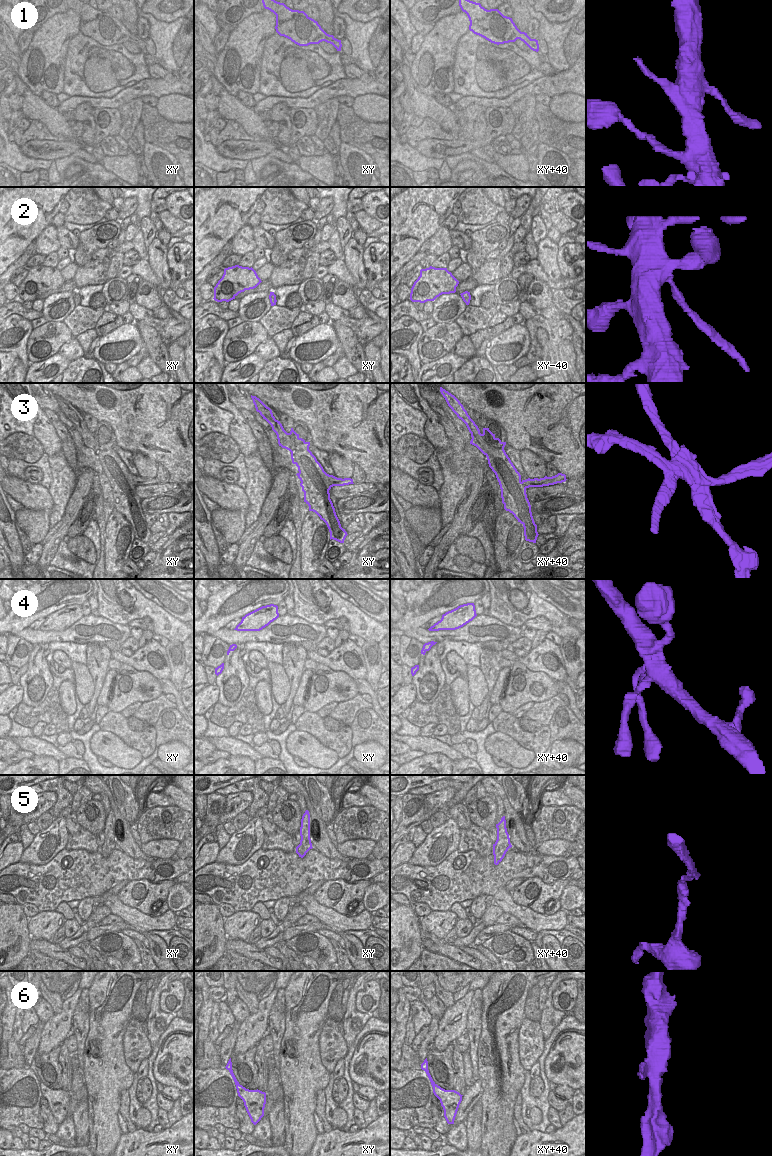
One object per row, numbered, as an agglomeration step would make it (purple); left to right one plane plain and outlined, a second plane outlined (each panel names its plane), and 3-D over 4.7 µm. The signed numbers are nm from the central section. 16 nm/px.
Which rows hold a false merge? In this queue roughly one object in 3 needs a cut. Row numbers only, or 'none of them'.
2, 3

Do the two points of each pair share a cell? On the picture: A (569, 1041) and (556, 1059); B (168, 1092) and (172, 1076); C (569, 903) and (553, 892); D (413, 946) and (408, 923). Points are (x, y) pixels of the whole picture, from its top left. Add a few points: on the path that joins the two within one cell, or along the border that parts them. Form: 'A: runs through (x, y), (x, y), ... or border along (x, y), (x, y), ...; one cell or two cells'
A: runs through (566, 1045), (557, 1055); one cell
B: border along (165, 1085), (176, 1087), (181, 1092); two cells
C: border along (568, 883), (558, 898); two cells
D: runs through (408, 940), (408, 929); one cell

